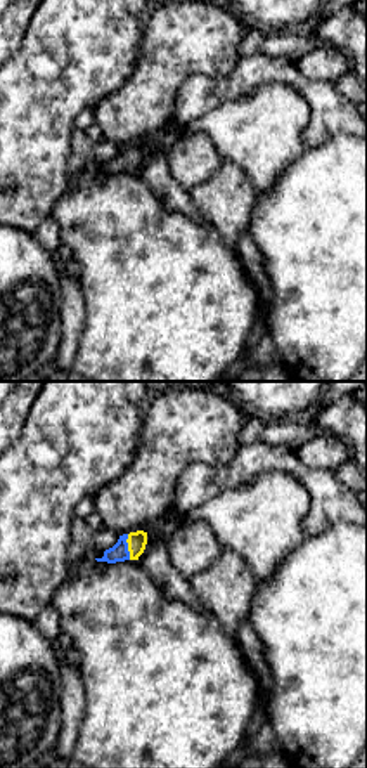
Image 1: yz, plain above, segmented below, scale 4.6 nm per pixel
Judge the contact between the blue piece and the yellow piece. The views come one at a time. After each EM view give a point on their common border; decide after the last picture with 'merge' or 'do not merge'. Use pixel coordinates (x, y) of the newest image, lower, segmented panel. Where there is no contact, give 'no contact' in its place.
(127, 546)

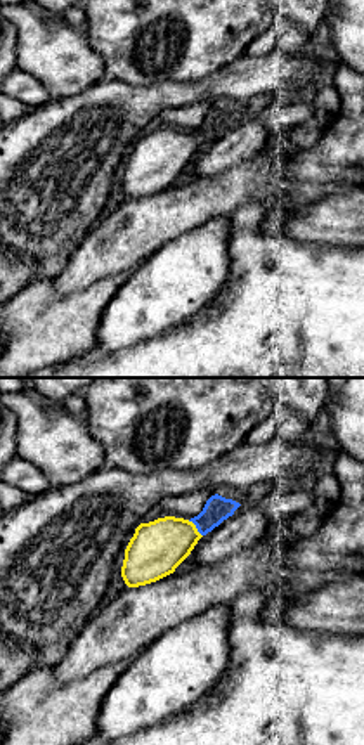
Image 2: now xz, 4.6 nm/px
(196, 527)

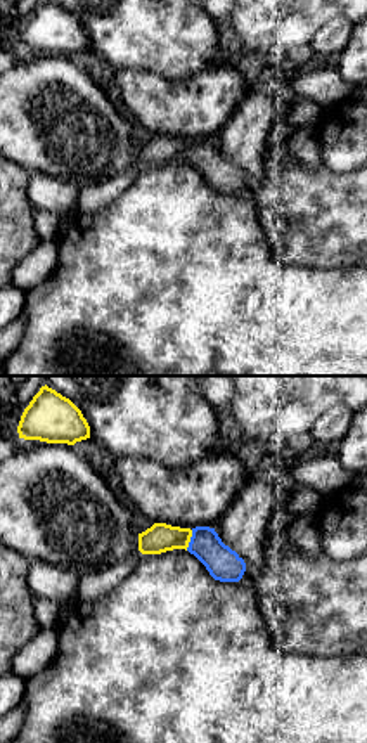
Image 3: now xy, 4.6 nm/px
(191, 541)

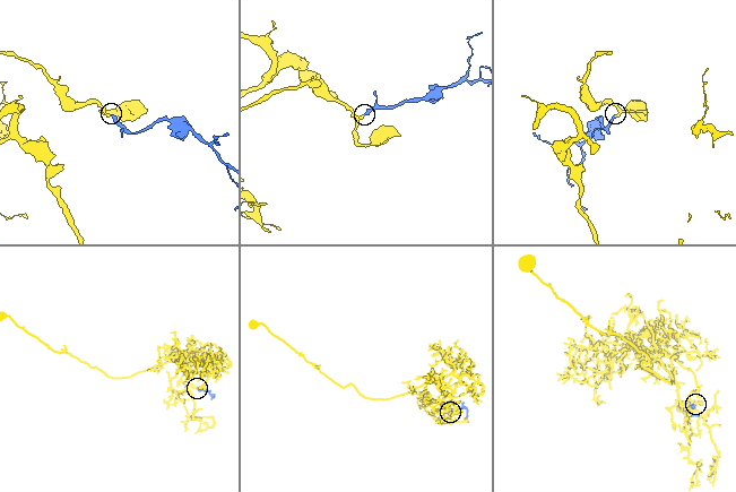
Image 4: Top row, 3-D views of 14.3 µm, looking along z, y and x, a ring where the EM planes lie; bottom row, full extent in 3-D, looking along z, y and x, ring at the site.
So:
merge

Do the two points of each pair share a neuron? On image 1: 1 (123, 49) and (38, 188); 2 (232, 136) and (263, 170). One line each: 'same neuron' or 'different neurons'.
1: same neuron
2: same neuron

